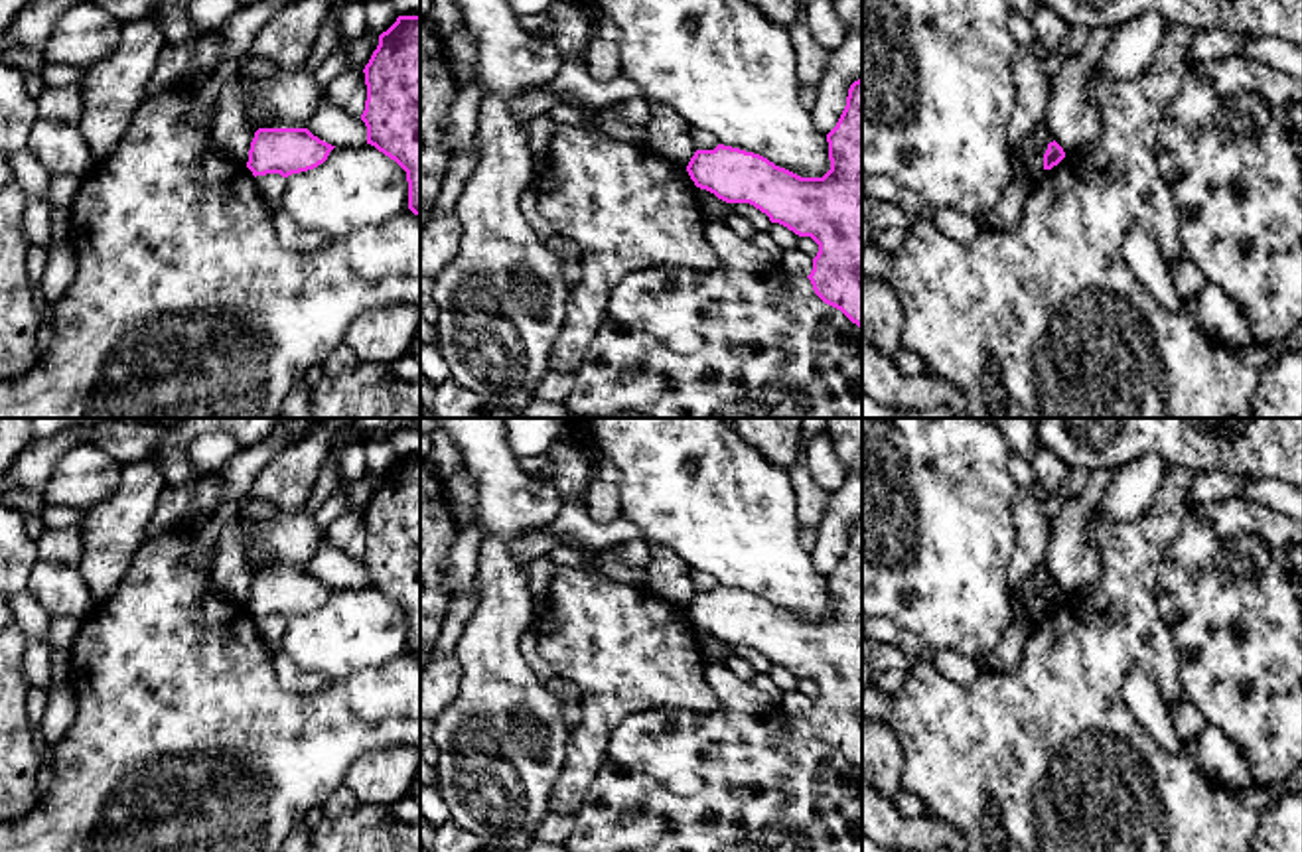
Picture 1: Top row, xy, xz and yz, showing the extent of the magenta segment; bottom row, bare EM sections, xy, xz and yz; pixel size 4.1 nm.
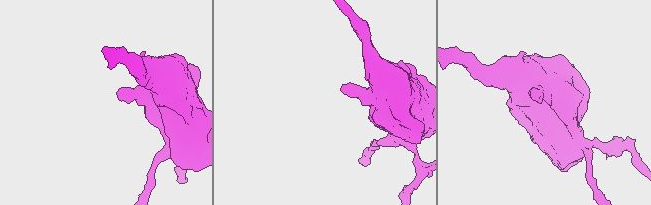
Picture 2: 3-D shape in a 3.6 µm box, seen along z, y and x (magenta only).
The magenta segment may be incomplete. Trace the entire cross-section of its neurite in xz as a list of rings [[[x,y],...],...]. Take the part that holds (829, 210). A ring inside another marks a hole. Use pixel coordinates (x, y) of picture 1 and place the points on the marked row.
[[[862,77],[848,89],[846,106],[827,134],[831,170],[823,178],[801,178],[767,158],[718,144],[696,150],[687,172],[696,187],[726,203],[750,203],[799,237],[819,245],[807,276],[815,294],[862,327]]]

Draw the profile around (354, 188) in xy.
[[[371,144],[333,148],[318,168],[286,178],[282,209],[308,231],[347,237],[408,209],[406,172]]]

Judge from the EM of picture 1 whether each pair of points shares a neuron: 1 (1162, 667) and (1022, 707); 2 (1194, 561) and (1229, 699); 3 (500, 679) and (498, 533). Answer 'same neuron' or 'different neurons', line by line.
1: same neuron
2: same neuron
3: same neuron

